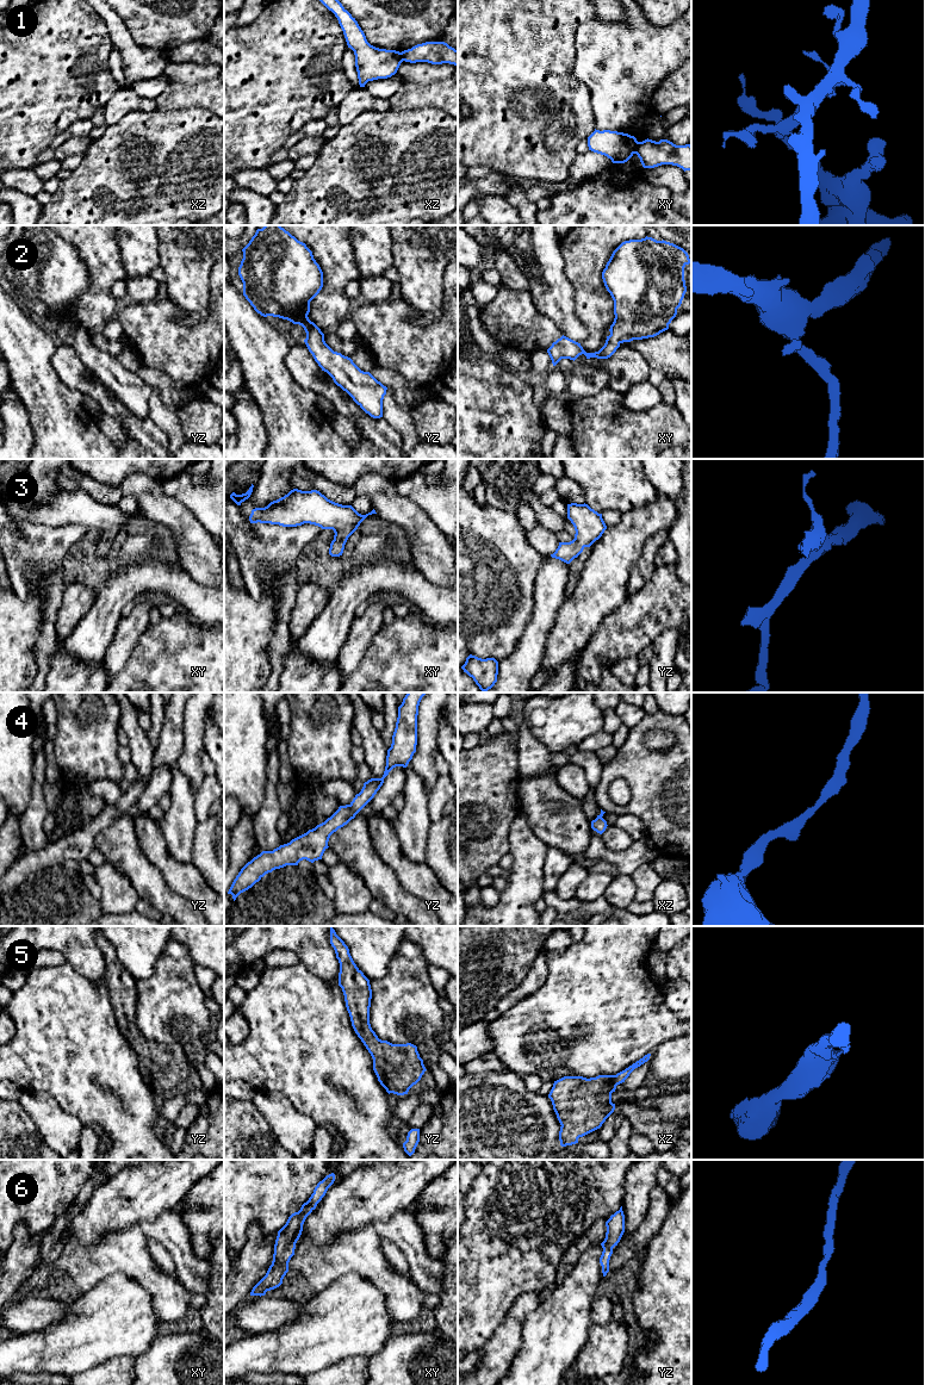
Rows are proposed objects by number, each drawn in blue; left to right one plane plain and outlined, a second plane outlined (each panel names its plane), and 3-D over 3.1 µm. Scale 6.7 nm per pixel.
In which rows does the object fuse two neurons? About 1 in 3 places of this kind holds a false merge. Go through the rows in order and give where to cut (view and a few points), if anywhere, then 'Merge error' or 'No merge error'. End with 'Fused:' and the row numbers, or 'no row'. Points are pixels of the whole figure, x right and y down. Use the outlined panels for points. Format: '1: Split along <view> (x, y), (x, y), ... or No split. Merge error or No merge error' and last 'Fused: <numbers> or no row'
1: Split along xy (639, 142), (633, 153). Merge error
2: No split. No merge error
3: No split. No merge error
4: No split. No merge error
5: No split. No merge error
6: No split. No merge error
Fused: 1

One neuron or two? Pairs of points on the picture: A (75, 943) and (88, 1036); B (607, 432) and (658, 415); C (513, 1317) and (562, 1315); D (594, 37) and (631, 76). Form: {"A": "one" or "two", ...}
{"A": "two", "B": "one", "C": "two", "D": "one"}

